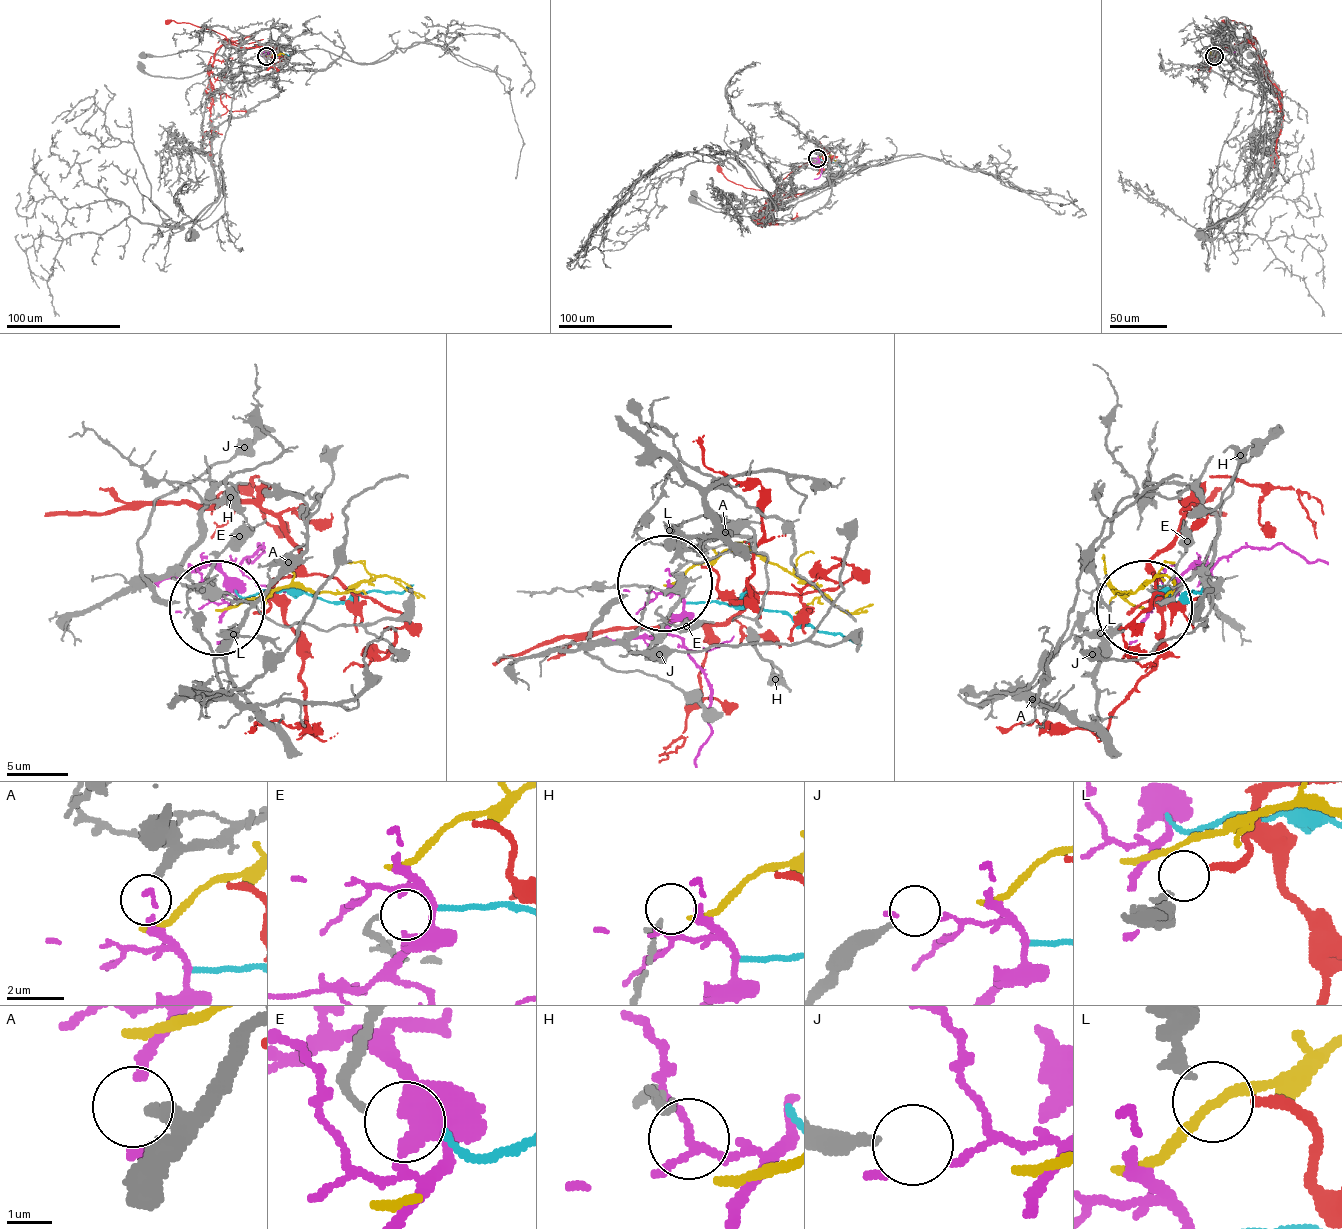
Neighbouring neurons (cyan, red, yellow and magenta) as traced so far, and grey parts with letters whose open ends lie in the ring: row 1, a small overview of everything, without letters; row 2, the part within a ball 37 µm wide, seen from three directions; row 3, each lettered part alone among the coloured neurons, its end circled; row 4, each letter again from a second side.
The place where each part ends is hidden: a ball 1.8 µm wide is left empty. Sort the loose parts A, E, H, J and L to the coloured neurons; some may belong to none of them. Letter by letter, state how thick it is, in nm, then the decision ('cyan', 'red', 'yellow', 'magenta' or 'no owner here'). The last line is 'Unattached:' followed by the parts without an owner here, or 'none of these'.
A: 320 nm thick; magenta
E: 170 nm thick; cyan
H: 200 nm thick; no owner here
J: 280 nm thick; no owner here
L: 240 nm thick; red
Unattached: H, J

